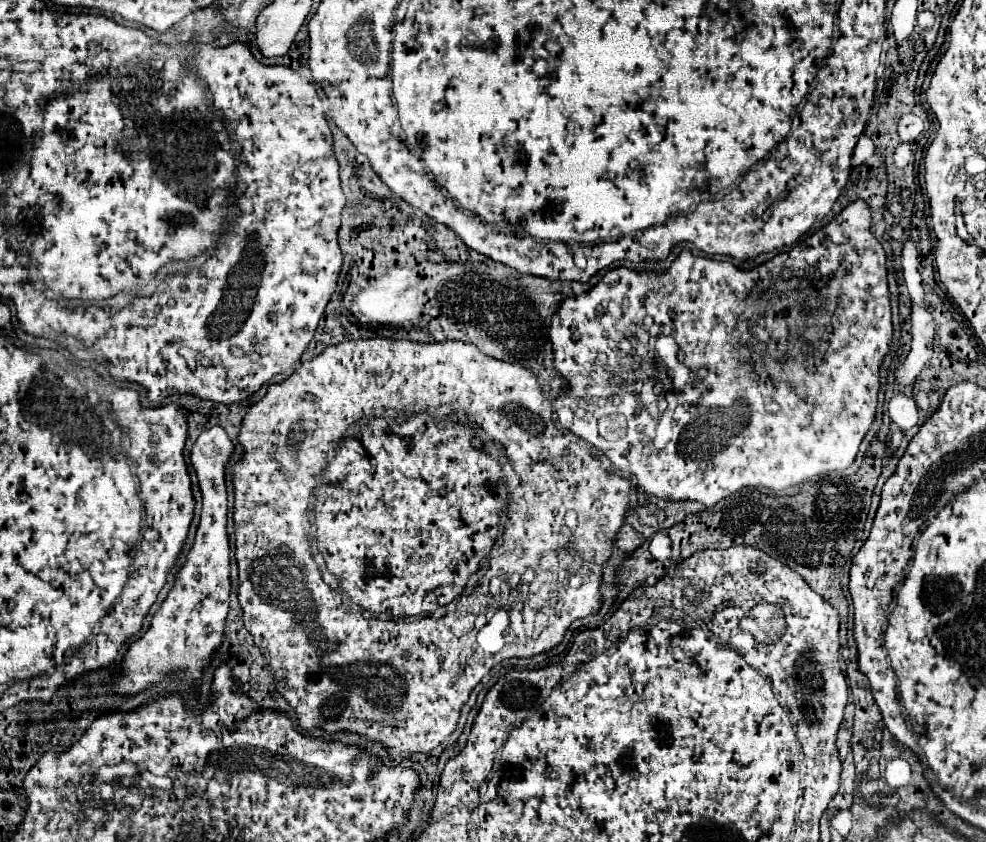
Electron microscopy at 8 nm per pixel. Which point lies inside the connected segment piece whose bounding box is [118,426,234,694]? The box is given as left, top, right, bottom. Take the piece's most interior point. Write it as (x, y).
(188, 627)

